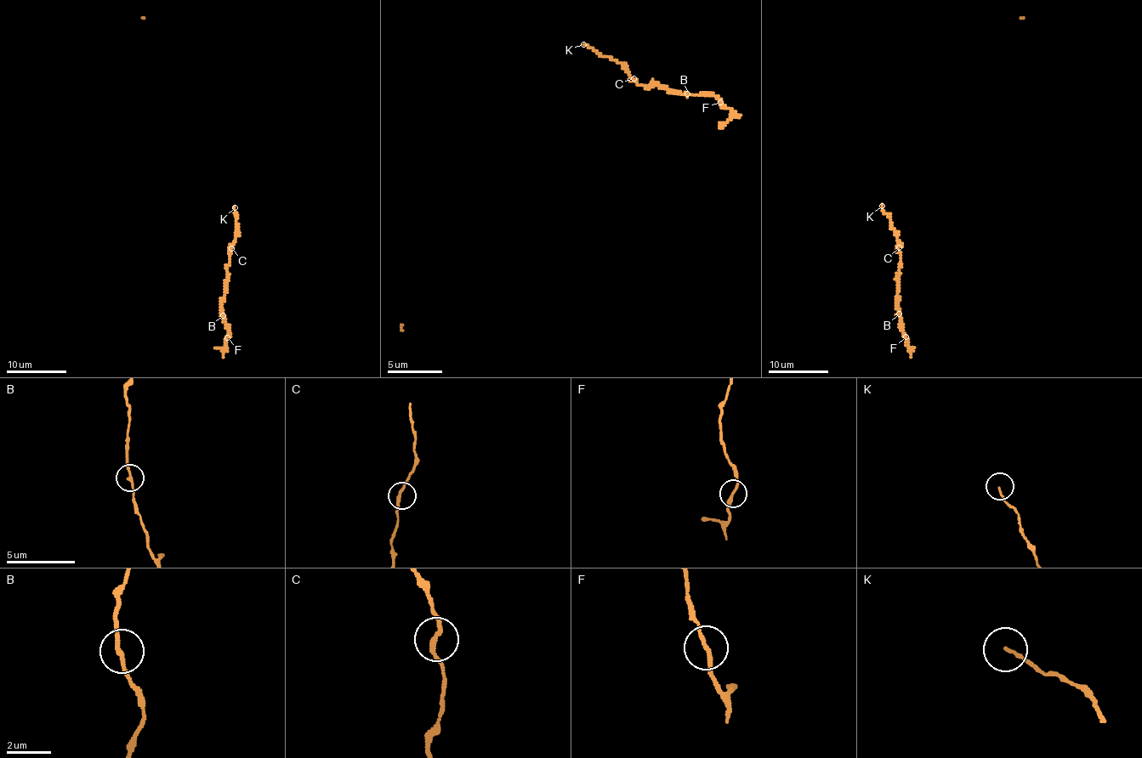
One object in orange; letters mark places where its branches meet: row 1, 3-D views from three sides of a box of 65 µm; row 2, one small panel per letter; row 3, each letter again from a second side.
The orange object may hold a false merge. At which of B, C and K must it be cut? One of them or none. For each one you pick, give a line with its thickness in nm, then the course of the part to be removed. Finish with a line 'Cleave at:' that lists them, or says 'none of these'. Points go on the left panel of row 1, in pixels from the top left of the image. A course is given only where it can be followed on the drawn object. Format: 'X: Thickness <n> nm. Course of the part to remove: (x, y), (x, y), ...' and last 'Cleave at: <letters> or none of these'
Cleave at: none of these

